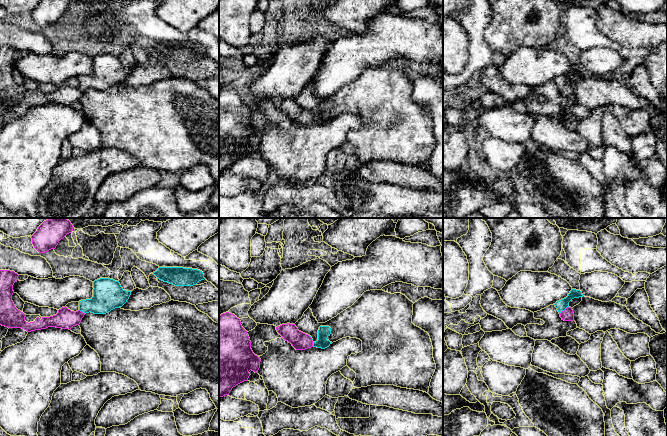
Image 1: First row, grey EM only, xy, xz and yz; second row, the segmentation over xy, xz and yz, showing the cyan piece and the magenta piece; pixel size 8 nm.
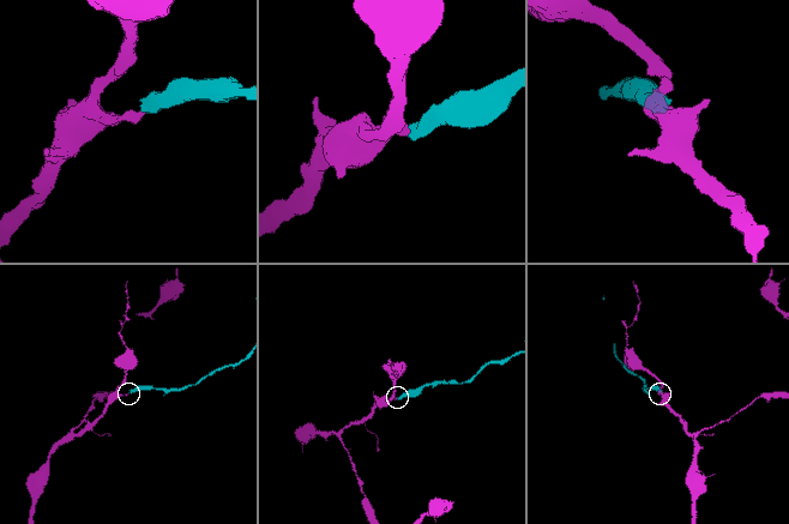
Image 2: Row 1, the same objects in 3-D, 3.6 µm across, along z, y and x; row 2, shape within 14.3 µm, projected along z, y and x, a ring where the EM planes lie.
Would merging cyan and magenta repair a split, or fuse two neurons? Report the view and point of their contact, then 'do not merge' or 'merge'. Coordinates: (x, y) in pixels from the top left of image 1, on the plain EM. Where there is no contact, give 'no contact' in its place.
meets cyan in yz at (563, 86); merge

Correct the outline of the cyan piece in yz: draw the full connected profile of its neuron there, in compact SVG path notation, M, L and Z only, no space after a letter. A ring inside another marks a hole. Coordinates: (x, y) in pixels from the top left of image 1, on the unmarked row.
M572 65L566 74L561 75L554 80L562 96L574 97L574 89L572 84L569 82L569 78L572 75L579 73L583 73L582 68L580 66Z

